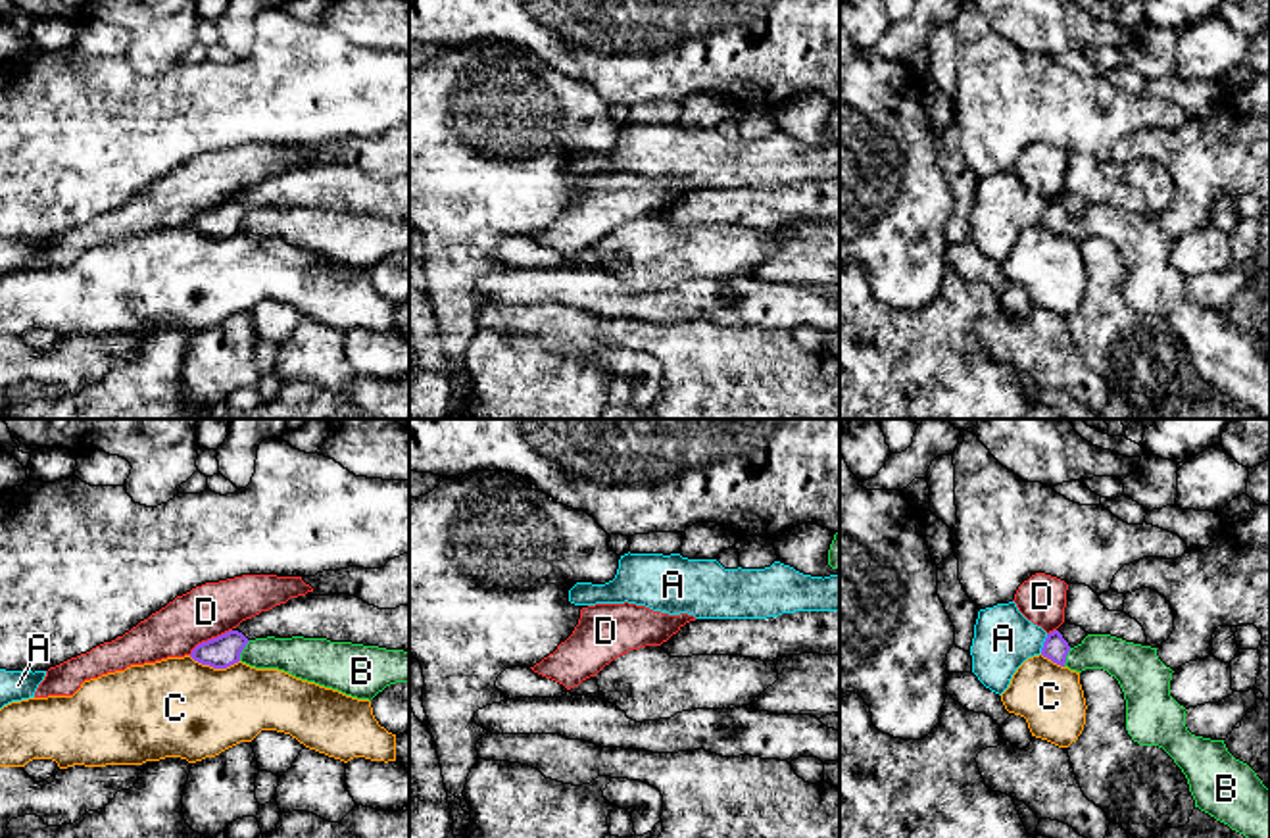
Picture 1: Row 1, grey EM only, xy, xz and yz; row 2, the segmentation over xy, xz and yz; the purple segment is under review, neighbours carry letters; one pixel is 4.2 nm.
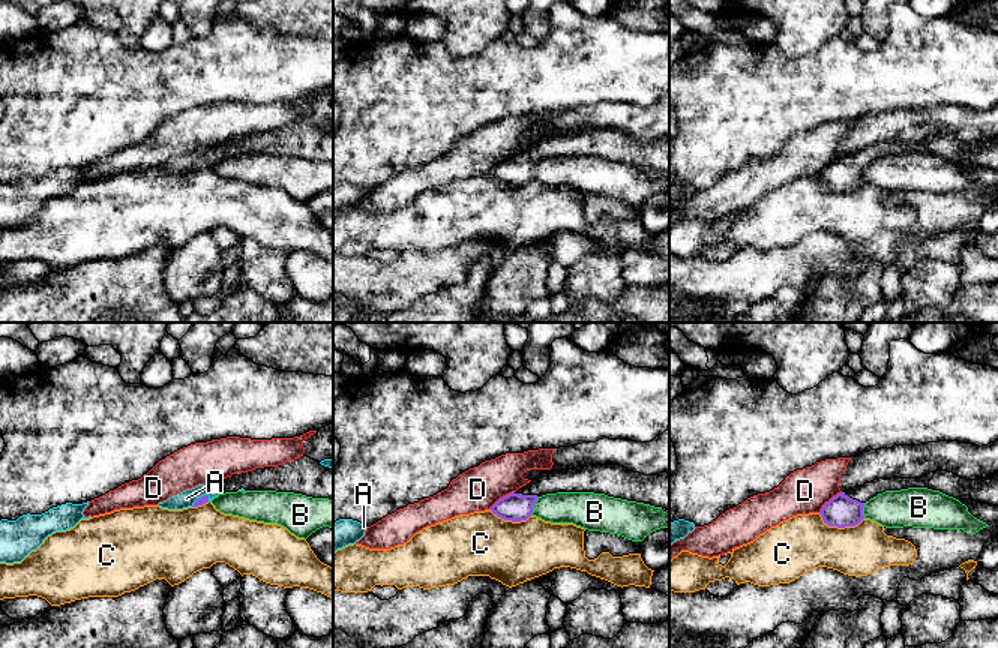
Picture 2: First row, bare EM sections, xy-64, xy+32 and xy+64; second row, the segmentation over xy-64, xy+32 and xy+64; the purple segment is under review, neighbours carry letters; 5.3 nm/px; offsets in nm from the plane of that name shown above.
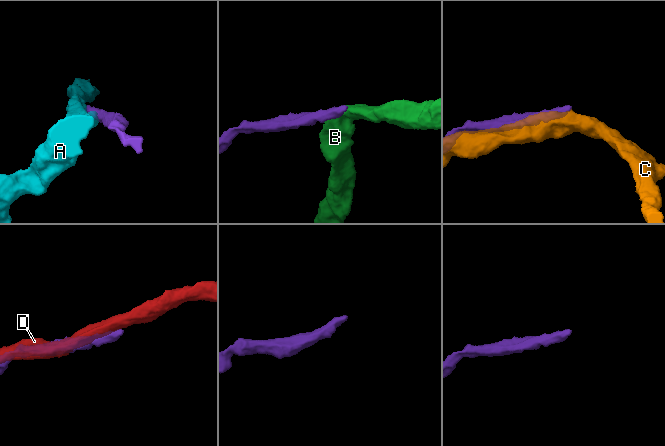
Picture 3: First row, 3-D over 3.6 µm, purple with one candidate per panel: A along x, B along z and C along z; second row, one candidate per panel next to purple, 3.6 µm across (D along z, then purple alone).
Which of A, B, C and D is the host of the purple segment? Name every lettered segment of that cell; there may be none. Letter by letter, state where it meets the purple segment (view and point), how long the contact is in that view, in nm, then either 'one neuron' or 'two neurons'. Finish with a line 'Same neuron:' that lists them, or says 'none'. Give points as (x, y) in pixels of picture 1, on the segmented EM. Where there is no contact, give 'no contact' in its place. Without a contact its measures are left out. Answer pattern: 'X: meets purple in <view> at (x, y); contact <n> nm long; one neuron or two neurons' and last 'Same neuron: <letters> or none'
A: meets purple in yz at (1044, 644); contact 90 nm long; two neurons
B: meets purple in xy at (243, 648); contact 100 nm long; two neurons
C: meets purple in xy at (214, 667); contact 220 nm long; two neurons
D: meets purple in xy at (212, 639); contact 220 nm long; two neurons
Same neuron: none

